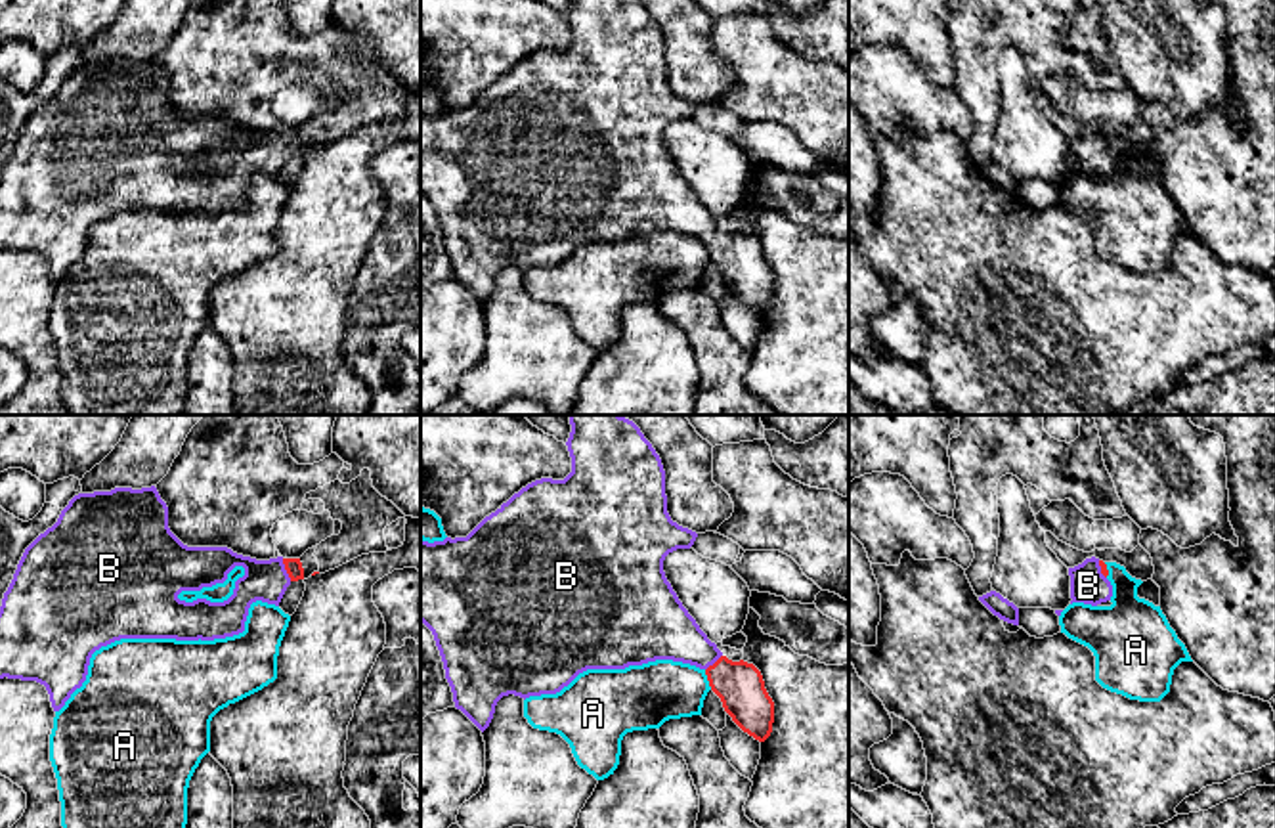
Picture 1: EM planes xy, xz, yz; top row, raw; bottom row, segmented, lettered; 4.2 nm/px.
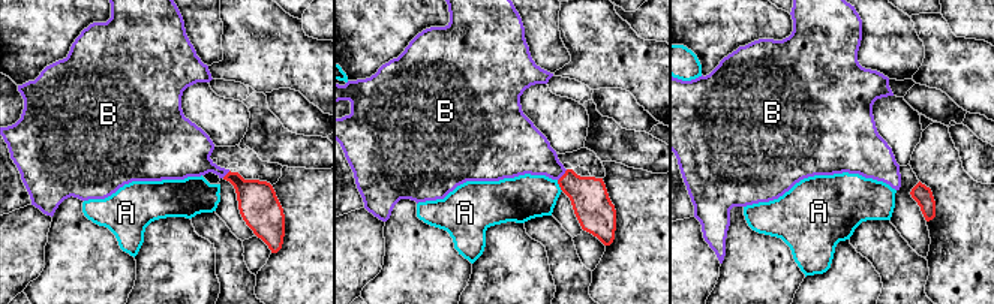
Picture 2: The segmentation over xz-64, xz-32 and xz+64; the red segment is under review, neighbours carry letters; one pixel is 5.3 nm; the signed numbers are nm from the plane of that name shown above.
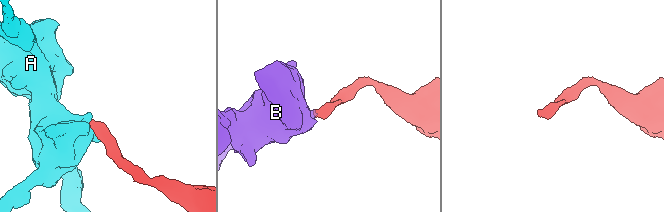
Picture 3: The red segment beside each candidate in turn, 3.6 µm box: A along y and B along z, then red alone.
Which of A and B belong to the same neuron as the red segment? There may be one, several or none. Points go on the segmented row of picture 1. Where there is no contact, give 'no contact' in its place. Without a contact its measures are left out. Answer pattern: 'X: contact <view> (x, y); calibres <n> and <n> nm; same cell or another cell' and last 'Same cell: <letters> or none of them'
A: contact xz (708, 679); calibres 200 and 260 nm; another cell
B: contact xy (287, 570); calibres 70 and 180 nm; same cell
Same cell: B

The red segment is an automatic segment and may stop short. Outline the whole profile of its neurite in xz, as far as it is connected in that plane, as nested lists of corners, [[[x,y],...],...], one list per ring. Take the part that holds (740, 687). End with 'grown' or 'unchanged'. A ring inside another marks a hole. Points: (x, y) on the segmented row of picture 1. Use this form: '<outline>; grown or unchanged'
[[[570,415],[570,425],[572,432],[566,446],[572,457],[572,472],[564,480],[541,478],[528,484],[495,512],[486,516],[466,537],[445,537],[443,541],[434,543],[421,539],[421,621],[434,635],[455,708],[484,732],[503,696],[514,694],[526,700],[529,696],[556,694],[587,669],[625,669],[656,660],[673,660],[703,669],[711,690],[721,698],[723,708],[732,721],[755,740],[765,742],[772,732],[774,702],[765,688],[761,671],[744,660],[728,660],[700,629],[665,577],[665,556],[677,549],[690,549],[698,534],[673,522],[667,512],[665,470],[659,455],[640,428],[621,415]]]; grown

